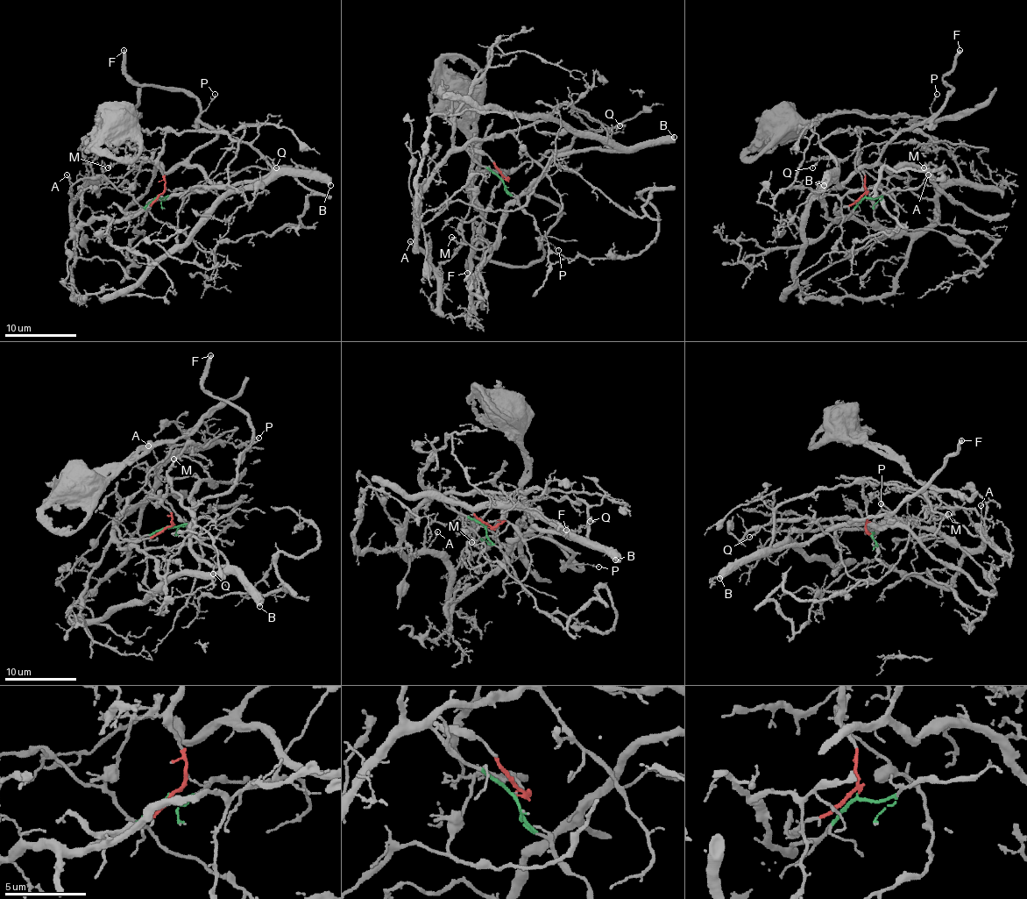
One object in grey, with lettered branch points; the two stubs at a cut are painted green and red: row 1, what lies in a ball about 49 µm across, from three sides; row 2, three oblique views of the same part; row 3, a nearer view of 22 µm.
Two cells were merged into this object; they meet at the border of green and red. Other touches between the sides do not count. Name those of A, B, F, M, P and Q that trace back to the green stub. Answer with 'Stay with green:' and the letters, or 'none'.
Stay with green: A

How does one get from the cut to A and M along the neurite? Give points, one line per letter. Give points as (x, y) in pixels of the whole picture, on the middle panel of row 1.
A: (500, 179), (465, 150), (450, 152), (421, 196), (415, 250), (409, 241)
M: (502, 179), (577, 136), (593, 134), (615, 150), (562, 153), (510, 203), (492, 245), (450, 238)

